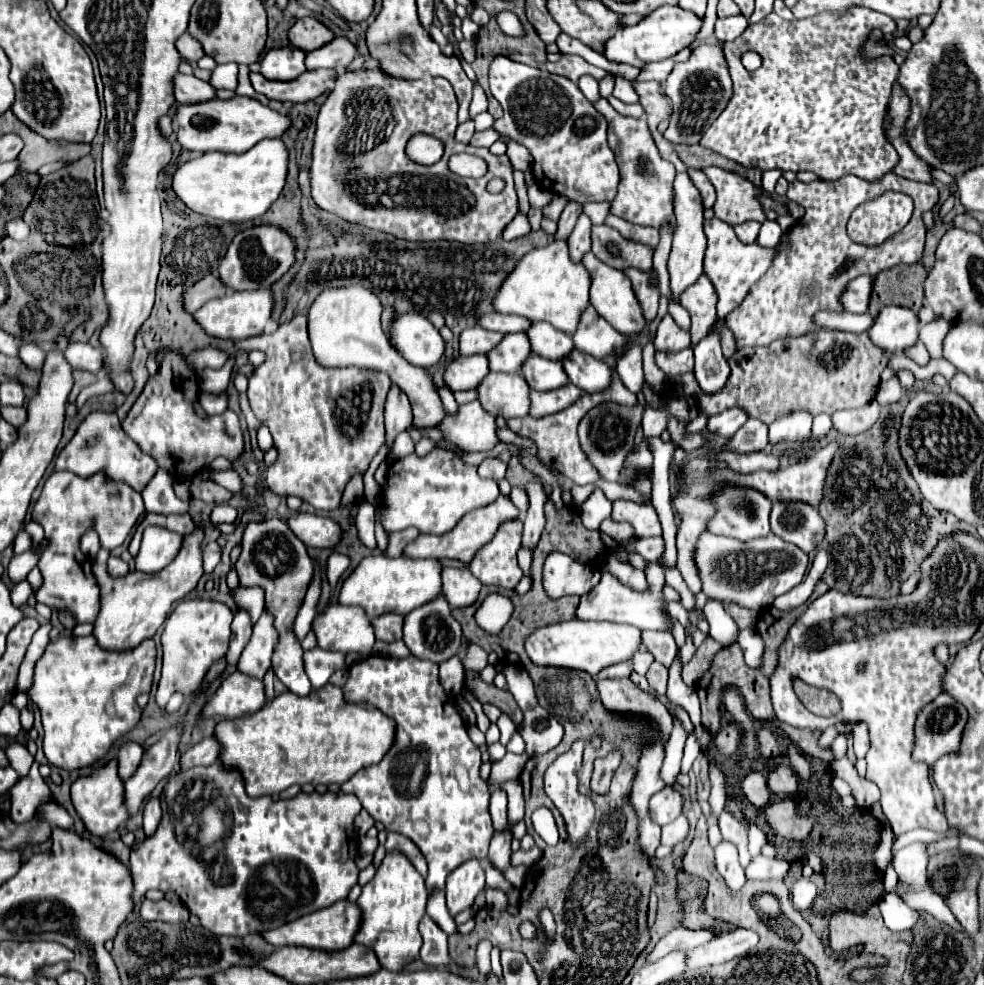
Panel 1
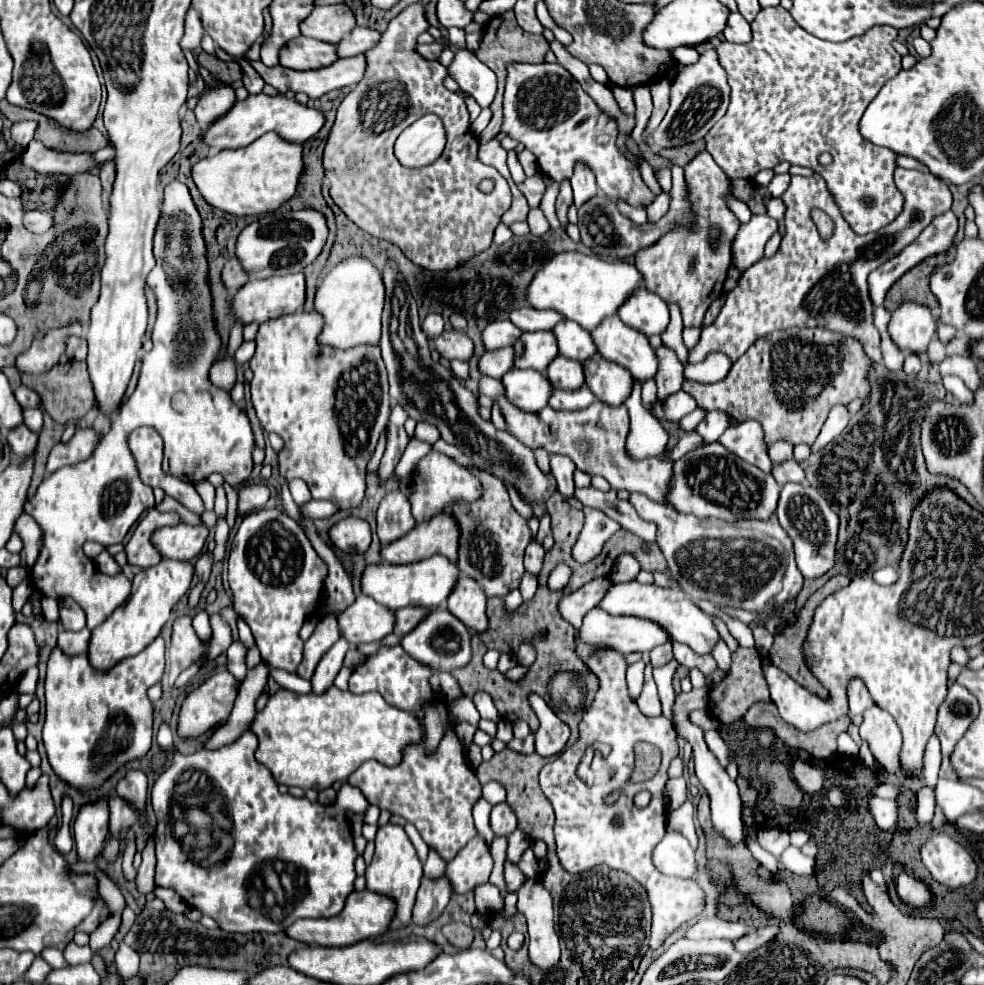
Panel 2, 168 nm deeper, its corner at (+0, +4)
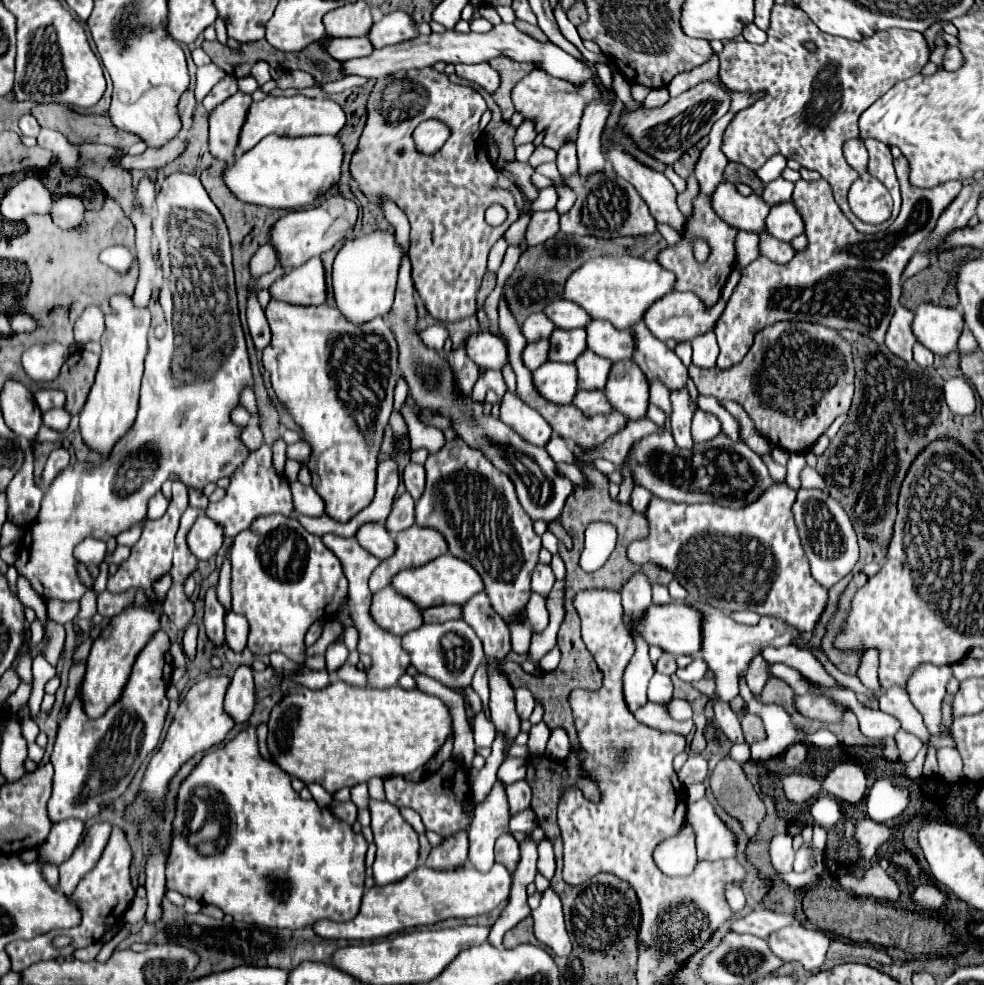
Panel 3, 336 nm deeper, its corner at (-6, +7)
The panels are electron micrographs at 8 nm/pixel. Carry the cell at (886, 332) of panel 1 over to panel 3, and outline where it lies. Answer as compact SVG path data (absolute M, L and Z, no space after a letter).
M922 303L914 311L914 321L912 321L912 333L918 343L928 347L934 355L948 355L956 349L956 341L962 333L964 321L960 319L960 309L950 309L950 307L940 307L940 305L930 305Z

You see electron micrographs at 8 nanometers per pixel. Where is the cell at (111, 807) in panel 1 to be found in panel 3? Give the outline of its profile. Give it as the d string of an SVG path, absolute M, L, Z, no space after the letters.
M94 823L84 833L76 851L68 861L60 865L60 885L58 889L64 895L72 895L80 877L84 877L100 859L110 837L110 823Z

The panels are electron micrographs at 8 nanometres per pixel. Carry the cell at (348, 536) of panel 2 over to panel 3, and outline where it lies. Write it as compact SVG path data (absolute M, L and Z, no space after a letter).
M364 523L356 531L356 541L378 559L386 559L394 551L394 539L382 523Z

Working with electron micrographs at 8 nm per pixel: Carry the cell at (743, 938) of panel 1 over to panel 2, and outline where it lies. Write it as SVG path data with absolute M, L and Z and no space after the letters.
M778 926L756 928L756 930L748 932L746 936L742 936L740 940L736 940L736 948L738 948L742 954L750 954L750 952L754 952L758 946L764 946L766 942L770 942L778 932L780 932Z

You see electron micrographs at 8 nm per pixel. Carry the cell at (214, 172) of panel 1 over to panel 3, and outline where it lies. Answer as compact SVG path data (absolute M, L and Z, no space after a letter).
M268 135L244 155L234 157L234 161L228 163L222 171L222 181L232 191L232 195L244 203L272 209L300 209L310 205L340 179L340 165L342 145L332 135Z

